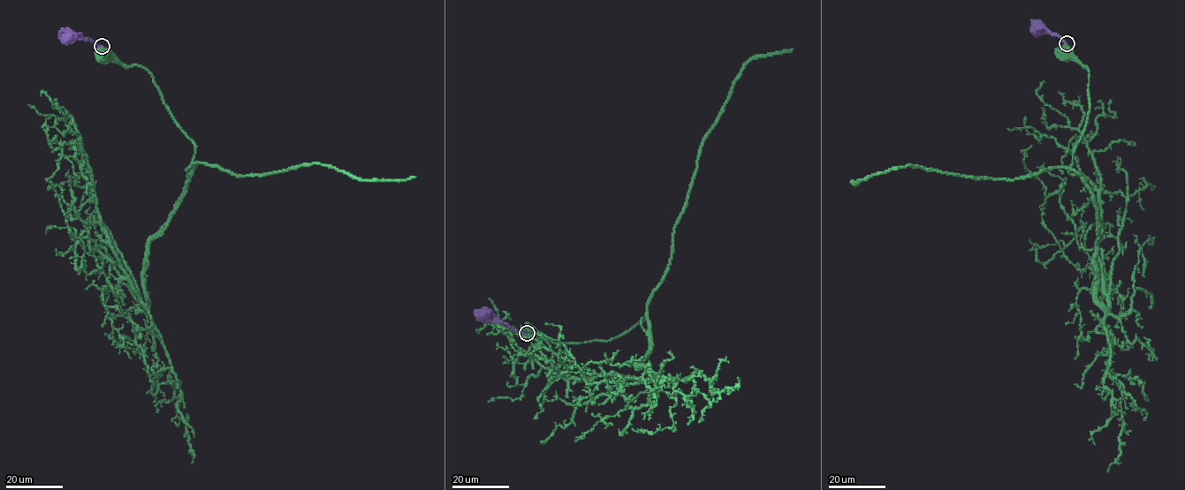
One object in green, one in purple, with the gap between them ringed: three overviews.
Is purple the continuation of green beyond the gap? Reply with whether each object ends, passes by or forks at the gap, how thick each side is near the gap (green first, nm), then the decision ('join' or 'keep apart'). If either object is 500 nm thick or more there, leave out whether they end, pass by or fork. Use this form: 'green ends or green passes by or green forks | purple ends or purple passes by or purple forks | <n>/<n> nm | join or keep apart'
750/300 nm | keep apart

